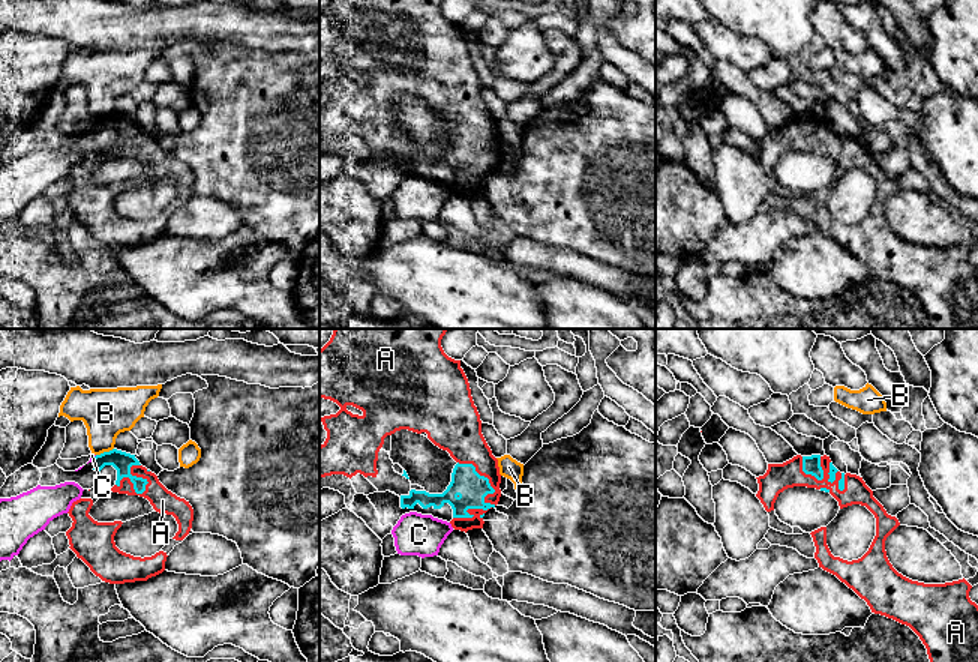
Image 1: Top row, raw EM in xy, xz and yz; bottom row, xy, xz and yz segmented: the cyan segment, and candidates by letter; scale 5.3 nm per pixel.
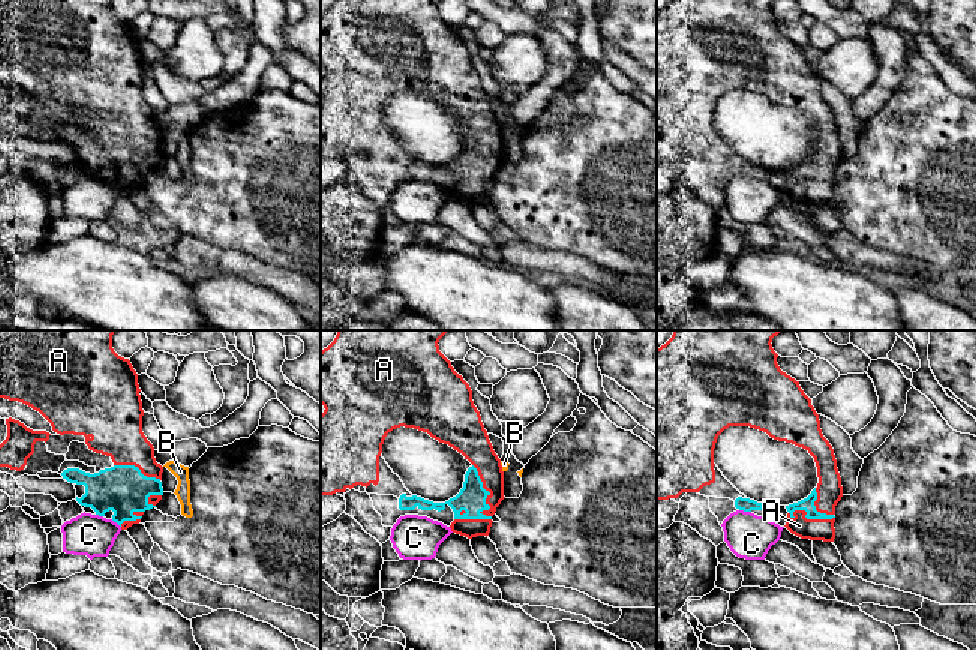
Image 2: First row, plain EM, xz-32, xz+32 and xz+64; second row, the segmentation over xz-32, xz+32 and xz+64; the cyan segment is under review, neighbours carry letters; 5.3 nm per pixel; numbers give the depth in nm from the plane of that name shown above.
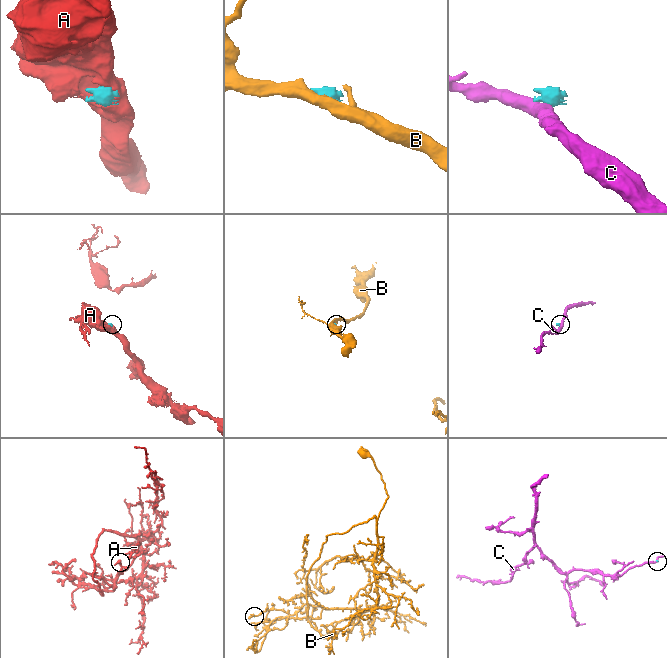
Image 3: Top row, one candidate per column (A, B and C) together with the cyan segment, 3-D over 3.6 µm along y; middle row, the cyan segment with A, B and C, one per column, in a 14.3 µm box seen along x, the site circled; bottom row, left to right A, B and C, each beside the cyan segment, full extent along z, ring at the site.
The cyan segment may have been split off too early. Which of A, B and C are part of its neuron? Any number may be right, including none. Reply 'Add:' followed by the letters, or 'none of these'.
Add: A

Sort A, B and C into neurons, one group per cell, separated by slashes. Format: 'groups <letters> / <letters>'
groups A / B / C

